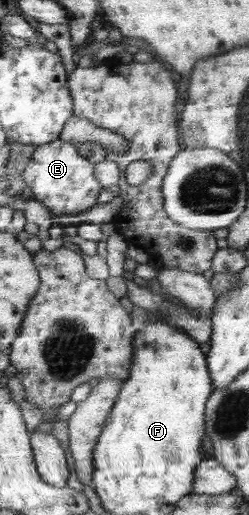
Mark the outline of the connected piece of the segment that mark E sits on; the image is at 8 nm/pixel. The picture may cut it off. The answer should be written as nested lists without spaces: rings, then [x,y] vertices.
[[[61,138],[35,149],[29,167],[25,170],[24,179],[35,199],[57,216],[77,215],[93,207],[103,191],[101,182],[97,180],[95,164],[79,154],[75,143],[63,141]]]

